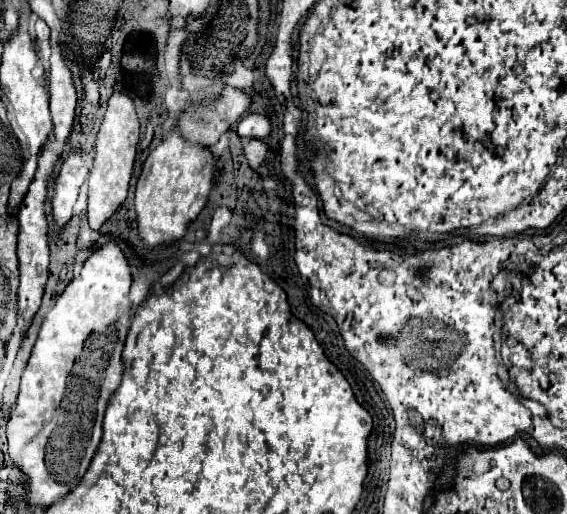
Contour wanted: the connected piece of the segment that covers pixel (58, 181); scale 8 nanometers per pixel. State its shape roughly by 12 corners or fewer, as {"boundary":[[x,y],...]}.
{"boundary":[[78,151],[66,153],[54,179],[52,221],[62,229],[88,167]]}

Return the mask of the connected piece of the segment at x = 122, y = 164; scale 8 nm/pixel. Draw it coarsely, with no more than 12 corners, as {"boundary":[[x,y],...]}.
{"boundary":[[126,93],[108,99],[88,177],[98,231],[128,195],[140,139]]}

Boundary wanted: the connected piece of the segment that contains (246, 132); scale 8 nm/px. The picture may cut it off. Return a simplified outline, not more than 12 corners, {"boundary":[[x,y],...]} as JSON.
{"boundary":[[246,115],[236,127],[242,139],[264,139],[270,121],[264,115]]}

